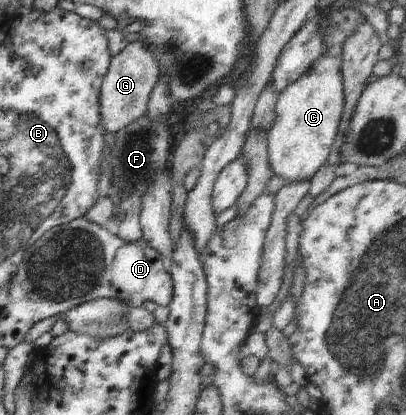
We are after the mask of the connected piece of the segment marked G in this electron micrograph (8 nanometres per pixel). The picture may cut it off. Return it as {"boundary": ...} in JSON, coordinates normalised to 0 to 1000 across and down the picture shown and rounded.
{"boundary":[[[345,96],[320,99],[291,133],[276,135],[271,161],[249,210],[246,311],[261,320],[283,320],[355,280],[362,272],[372,219],[397,176],[394,166],[382,133]]]}

